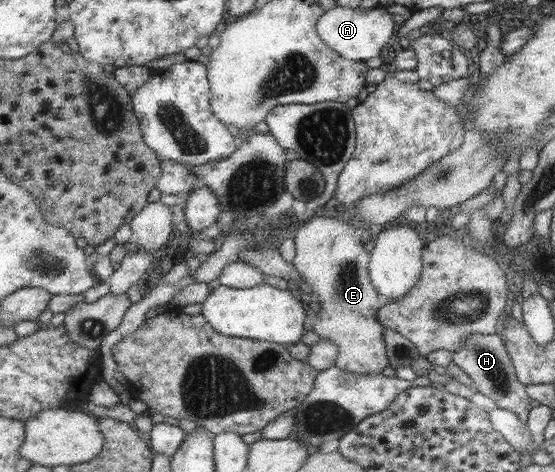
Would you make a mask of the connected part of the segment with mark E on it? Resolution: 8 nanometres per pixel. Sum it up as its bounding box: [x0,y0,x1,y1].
[292,216,389,375]

